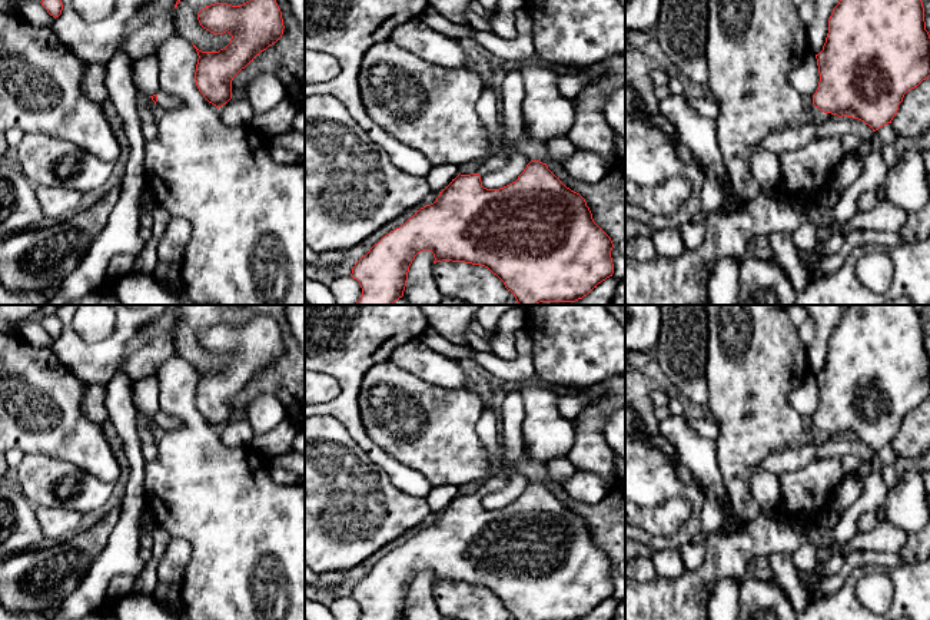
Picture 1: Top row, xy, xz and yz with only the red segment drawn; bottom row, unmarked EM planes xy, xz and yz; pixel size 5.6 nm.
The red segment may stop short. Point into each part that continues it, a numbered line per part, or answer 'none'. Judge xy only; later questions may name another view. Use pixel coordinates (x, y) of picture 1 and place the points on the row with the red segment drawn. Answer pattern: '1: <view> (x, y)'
1: xy (168, 102)

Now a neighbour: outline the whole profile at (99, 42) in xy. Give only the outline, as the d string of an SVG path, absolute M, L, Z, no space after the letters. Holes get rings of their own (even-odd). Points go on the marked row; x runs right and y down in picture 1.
M73 0L62 3L62 14L54 19L52 29L83 62L107 66L119 52L134 62L156 54L163 42L176 33L172 13L156 16L134 33L127 30L127 24L156 0L116 0L113 13L97 21L80 17L73 9Z

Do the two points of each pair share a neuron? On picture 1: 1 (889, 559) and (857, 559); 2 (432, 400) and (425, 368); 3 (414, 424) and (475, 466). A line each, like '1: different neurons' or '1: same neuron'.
1: same neuron
2: different neurons
3: same neuron

